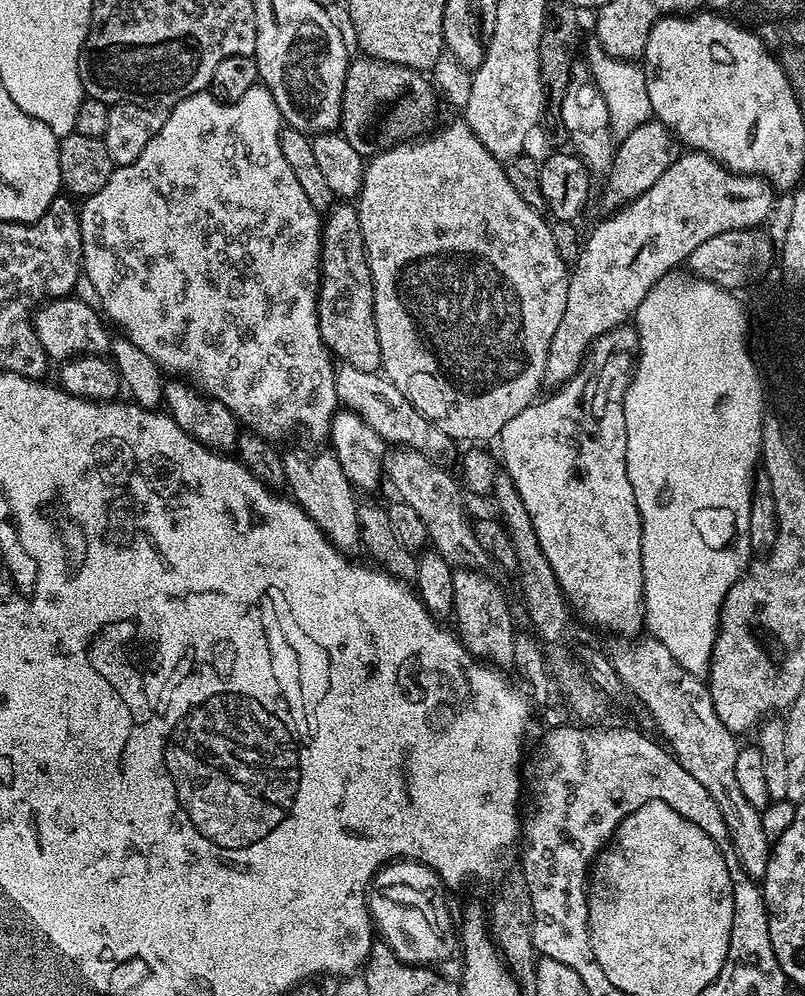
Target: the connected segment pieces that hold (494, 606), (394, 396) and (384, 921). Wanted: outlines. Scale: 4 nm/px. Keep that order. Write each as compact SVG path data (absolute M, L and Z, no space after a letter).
M457 568L453 571L455 627L473 656L496 666L508 666L513 663L517 629L512 626L512 608L508 605L503 586L486 573L479 568Z
M343 362L337 363L335 370L336 392L340 395L340 404L359 413L389 445L412 448L431 458L440 458L450 447L447 434L438 430L438 426L418 410L414 410L414 406L406 402L406 397L398 391L398 386L391 384L387 376L380 372L354 370L354 366Z
M393 862L390 864L385 864L375 876L372 877L372 883L366 893L368 898L368 914L372 918L372 922L377 933L380 932L382 935L383 943L390 946L390 950L394 950L394 954L402 962L407 964L418 964L421 966L436 966L446 959L450 959L458 948L458 936L454 931L454 924L452 928L452 912L448 909L448 896L449 893L446 891L446 885L431 868L427 868L424 864L417 864L415 862Z

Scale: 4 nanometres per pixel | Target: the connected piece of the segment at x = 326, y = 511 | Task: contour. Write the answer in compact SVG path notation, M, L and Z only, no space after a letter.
M302 450L283 453L284 478L291 499L307 512L309 518L328 535L328 541L345 554L352 554L361 547L360 527L358 526L357 493L347 480L335 453L325 450L310 454Z

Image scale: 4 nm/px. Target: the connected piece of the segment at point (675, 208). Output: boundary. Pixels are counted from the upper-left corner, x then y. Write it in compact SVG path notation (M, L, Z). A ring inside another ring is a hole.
M688 150L681 154L658 178L654 186L624 207L605 215L605 220L583 241L580 256L571 265L566 290L566 311L554 338L550 338L549 353L543 383L562 386L582 366L588 348L610 330L621 327L624 320L633 315L636 307L650 294L650 290L664 276L685 263L691 252L697 250L716 234L742 228L759 227L769 216L774 206L776 190L771 183L758 174L739 173L728 169L707 152Z

